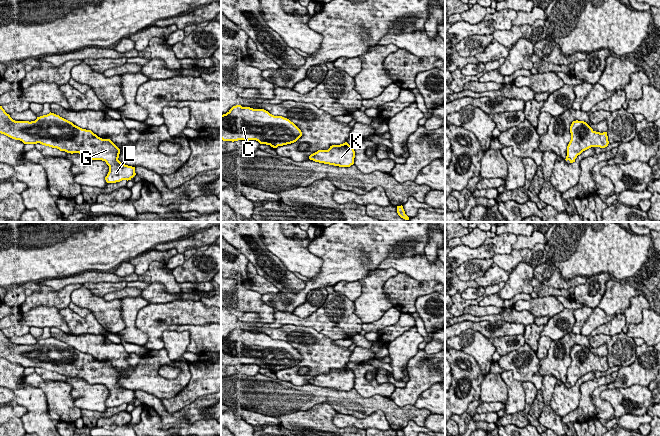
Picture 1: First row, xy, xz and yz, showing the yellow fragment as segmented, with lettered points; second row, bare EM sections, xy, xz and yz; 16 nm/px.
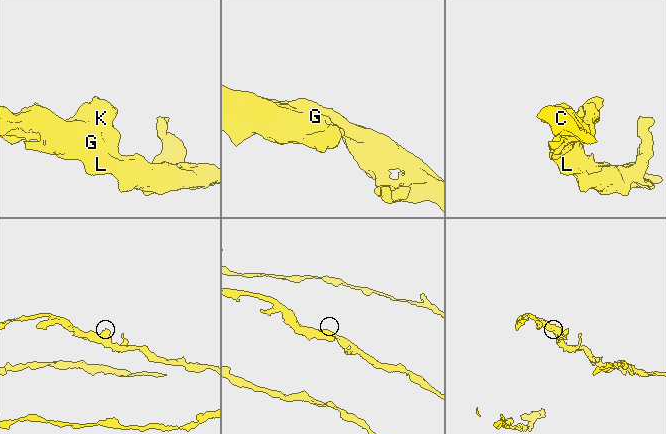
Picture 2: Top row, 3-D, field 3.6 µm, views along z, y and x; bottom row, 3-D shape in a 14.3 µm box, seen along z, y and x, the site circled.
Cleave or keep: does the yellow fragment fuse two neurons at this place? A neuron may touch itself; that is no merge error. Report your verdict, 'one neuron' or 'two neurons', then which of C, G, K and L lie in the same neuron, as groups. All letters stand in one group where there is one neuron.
one neuron | C G K L

